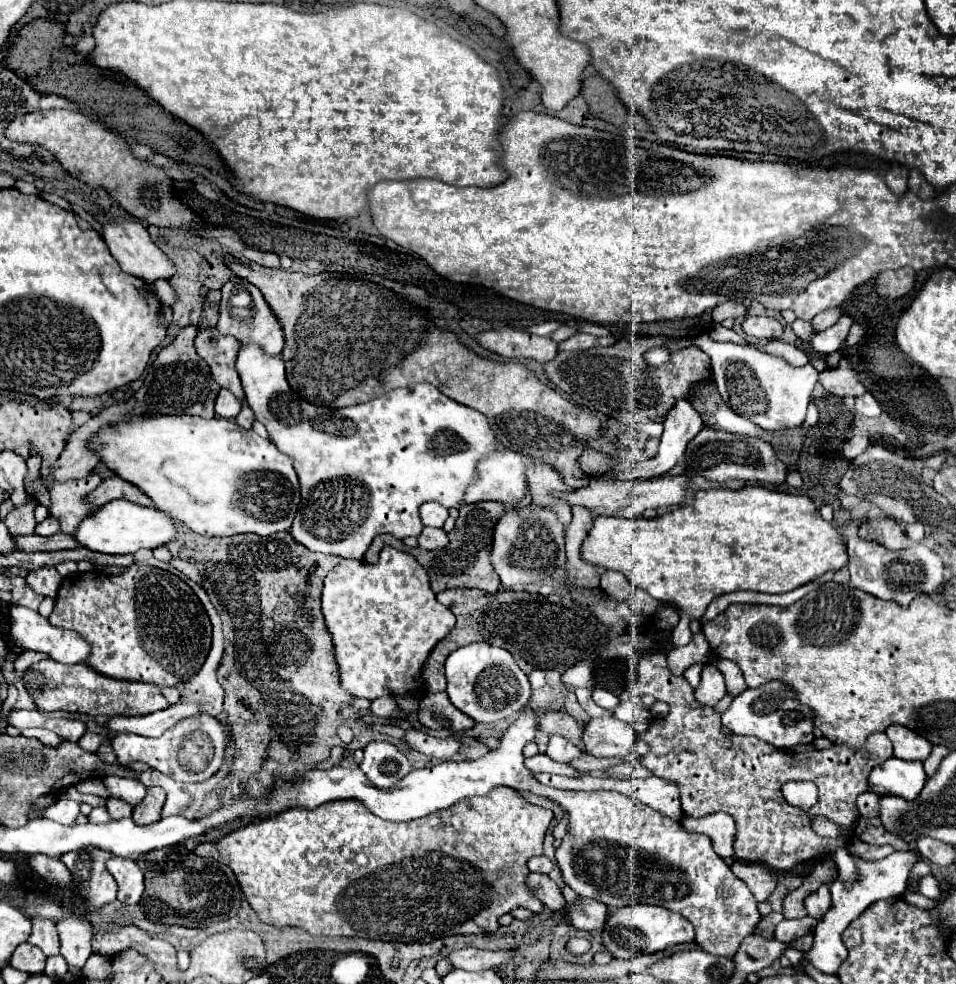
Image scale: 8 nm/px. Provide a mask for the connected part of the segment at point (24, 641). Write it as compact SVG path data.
M11 606L9 614L11 614L11 638L17 646L21 646L25 650L47 652L47 654L51 654L53 660L57 660L61 664L79 664L89 658L91 646L85 644L81 634L77 634L73 630L61 630L61 628L53 626L47 618L43 618L39 612L33 612L29 608Z

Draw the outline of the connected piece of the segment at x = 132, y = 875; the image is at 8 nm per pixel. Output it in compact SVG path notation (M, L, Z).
M109 858L105 864L119 886L117 900L123 904L137 904L143 894L143 874L137 862L127 858Z

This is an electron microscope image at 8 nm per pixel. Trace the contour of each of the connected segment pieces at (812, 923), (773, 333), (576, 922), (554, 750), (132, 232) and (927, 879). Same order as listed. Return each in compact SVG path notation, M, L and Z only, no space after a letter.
M811 916L799 918L799 920L781 920L775 928L775 940L783 942L783 944L793 944L795 940L799 940L801 936L813 932L817 926L817 920Z
M745 316L741 326L747 336L755 338L777 338L783 332L783 326L769 316Z
M577 896L577 900L569 908L569 922L579 930L601 930L605 918L607 918L607 906L597 900Z
M551 736L549 738L549 746L547 746L547 756L555 762L569 762L573 758L577 758L581 754L579 746L573 746L571 742L567 742L561 736Z
M113 220L113 222L107 222L103 224L103 240L107 242L107 248L109 252L113 254L113 258L119 262L121 270L131 274L131 276L137 276L137 278L143 278L147 284L159 280L159 278L171 278L175 274L175 268L173 268L173 262L155 246L155 242L151 240L149 232L135 220Z
M923 876L919 878L919 882L915 884L917 886L917 894L923 894L925 898L931 898L931 900L937 900L937 894L939 894L939 886L937 886L937 878L935 876Z

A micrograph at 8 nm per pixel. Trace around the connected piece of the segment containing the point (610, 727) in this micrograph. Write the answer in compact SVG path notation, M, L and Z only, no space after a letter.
M615 716L591 718L583 730L583 750L595 758L623 758L633 752L635 742L635 730Z

